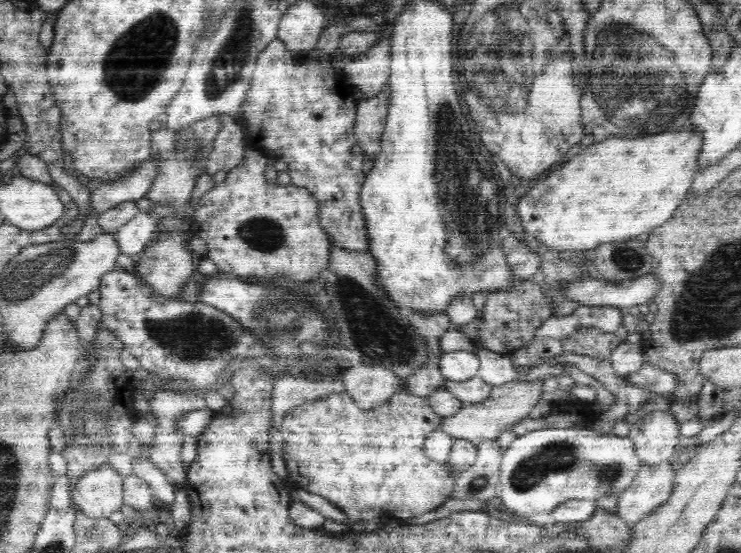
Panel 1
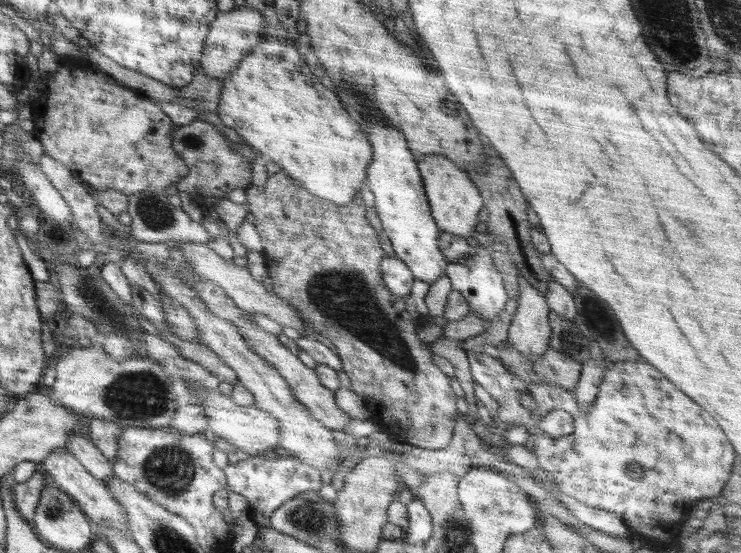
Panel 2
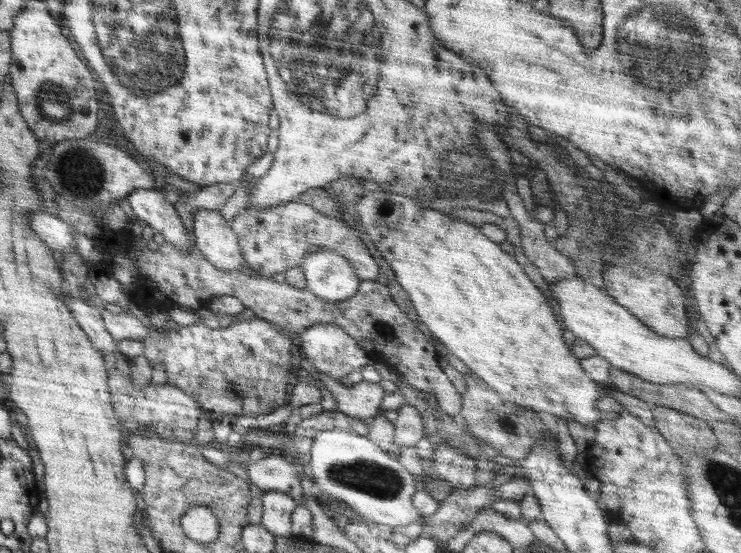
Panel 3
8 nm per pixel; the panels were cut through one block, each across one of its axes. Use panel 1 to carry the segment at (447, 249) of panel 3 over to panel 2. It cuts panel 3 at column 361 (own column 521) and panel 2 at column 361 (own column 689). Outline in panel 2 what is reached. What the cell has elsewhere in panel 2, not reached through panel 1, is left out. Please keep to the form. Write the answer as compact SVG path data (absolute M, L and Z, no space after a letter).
M271 36L266 38L254 46L236 68L228 71L223 85L217 105L218 116L226 126L236 130L245 144L258 154L266 154L318 198L340 206L346 206L356 198L366 184L368 164L374 160L372 145L360 125L342 108L336 94L324 88L308 68L304 56L291 43Z

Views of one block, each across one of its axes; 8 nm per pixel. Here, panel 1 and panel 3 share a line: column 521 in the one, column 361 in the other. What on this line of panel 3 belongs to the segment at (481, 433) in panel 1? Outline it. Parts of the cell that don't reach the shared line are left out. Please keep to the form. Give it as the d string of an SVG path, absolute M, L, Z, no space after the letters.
M309 369L309 374L318 378L326 386L326 390L336 400L337 410L342 414L358 418L358 420L370 421L381 411L386 393L379 383L363 380L348 386L320 371Z

